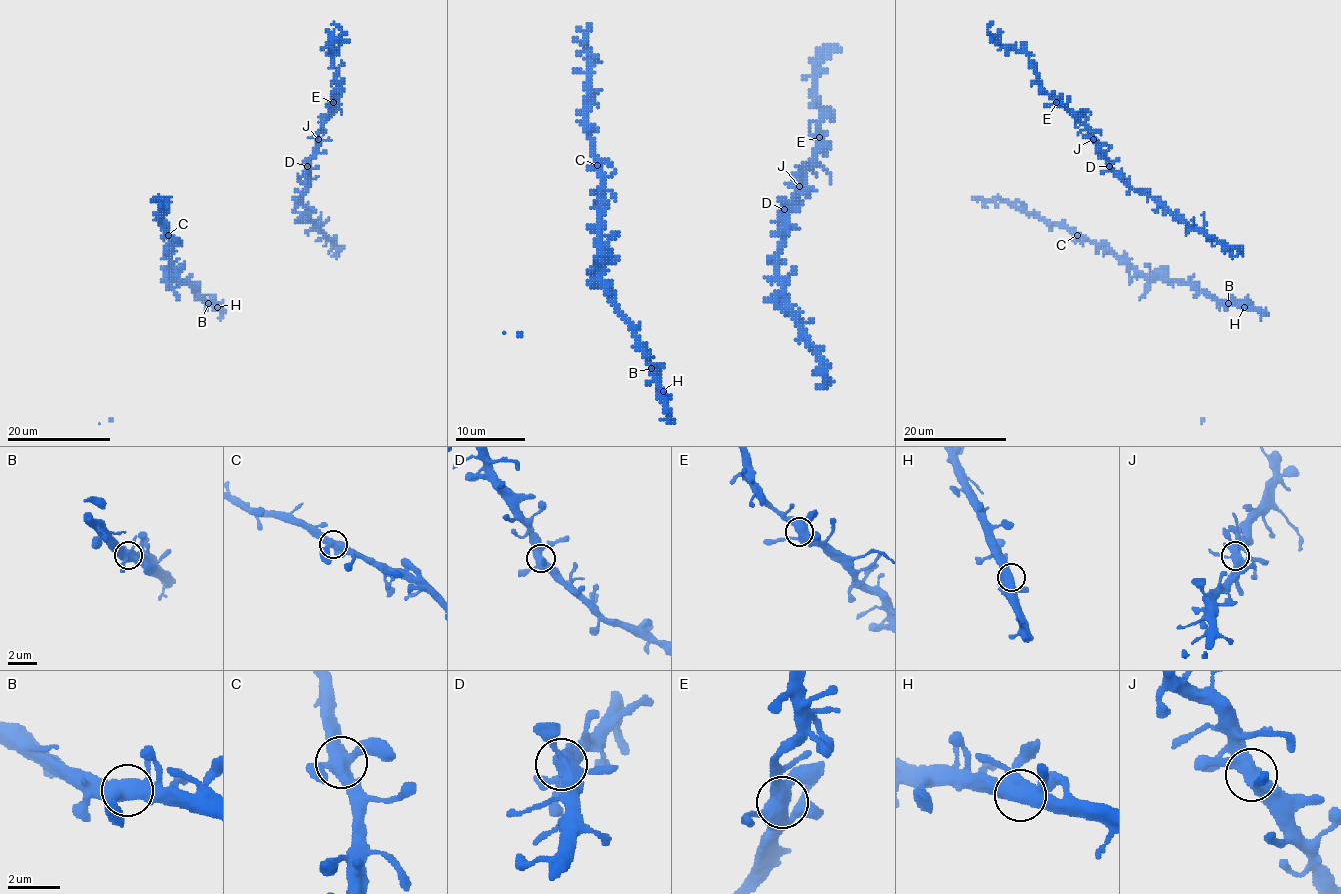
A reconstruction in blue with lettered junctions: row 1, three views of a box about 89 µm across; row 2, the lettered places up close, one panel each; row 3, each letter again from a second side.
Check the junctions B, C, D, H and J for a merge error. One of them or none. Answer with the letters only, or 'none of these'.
none of these

